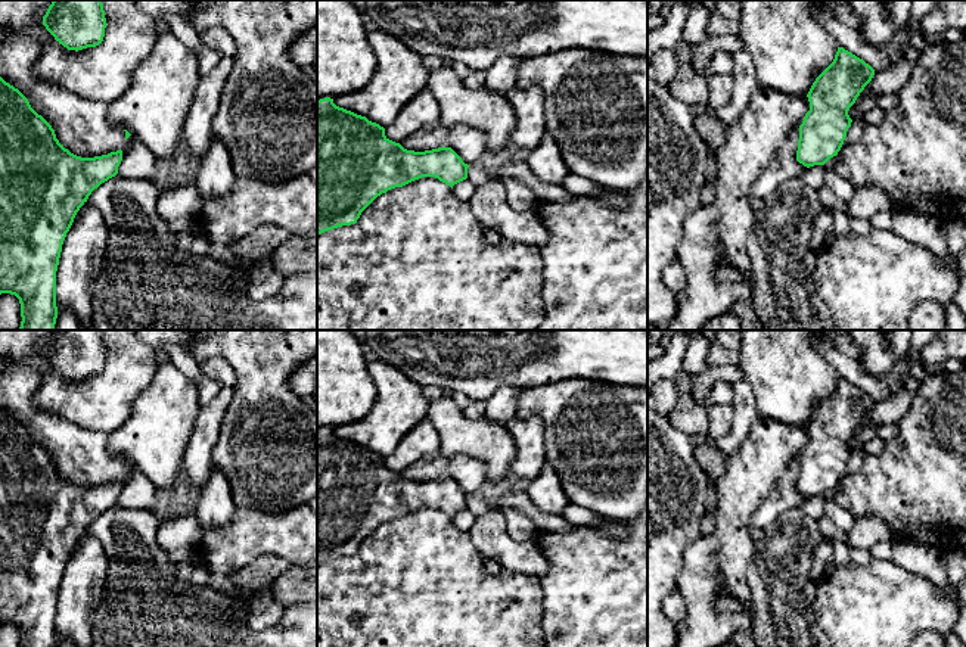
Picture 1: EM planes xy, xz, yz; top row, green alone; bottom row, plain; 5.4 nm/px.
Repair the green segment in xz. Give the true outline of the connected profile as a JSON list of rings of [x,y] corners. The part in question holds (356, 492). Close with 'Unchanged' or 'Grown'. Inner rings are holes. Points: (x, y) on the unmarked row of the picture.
[[[333,429],[317,430],[317,564],[342,556],[355,554],[361,542],[382,523],[403,517],[422,507],[435,507],[453,519],[468,508],[469,495],[451,478],[425,482],[404,479],[385,466],[385,458],[366,447],[339,438]]]. Unchanged

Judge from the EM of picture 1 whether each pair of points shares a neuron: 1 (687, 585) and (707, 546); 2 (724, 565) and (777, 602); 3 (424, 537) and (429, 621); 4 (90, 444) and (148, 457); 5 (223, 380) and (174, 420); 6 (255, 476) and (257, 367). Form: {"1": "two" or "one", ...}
{"1": "one", "2": "two", "3": "one", "4": "two", "5": "two", "6": "one"}

